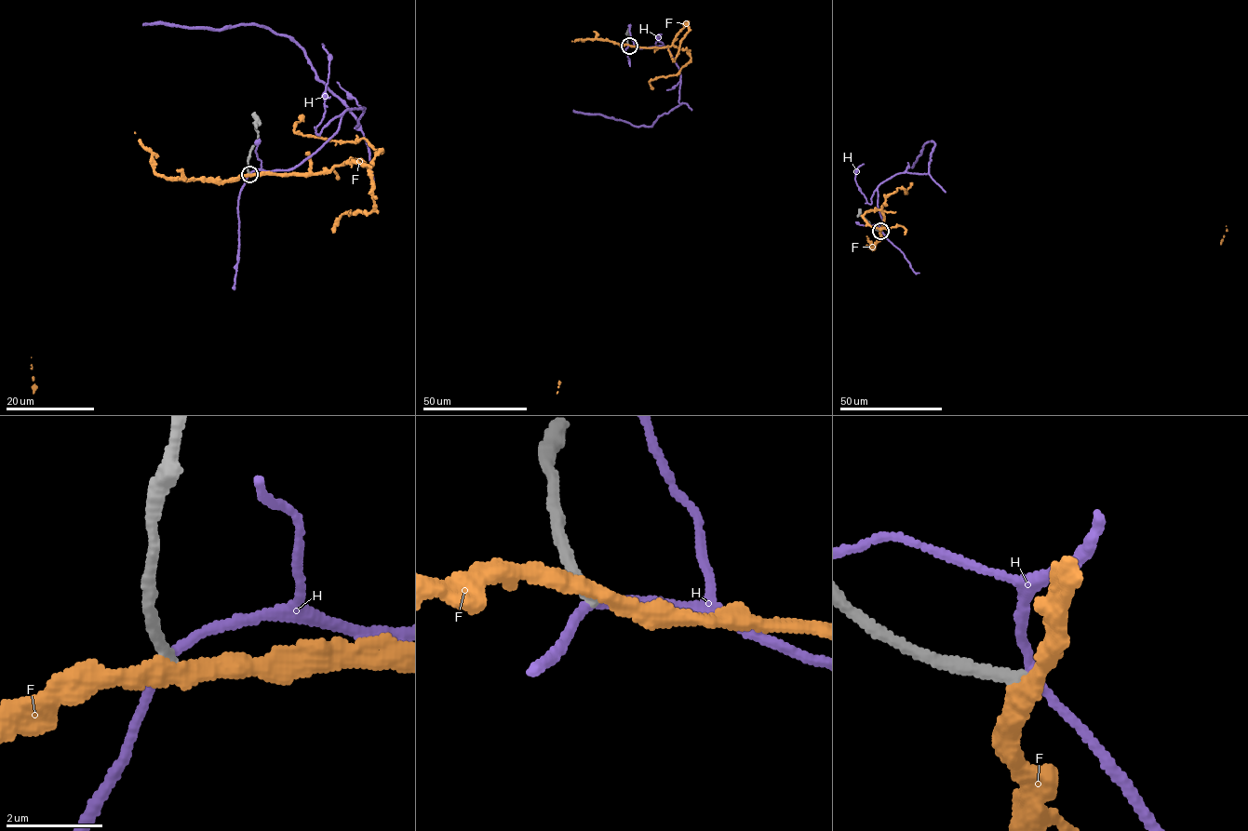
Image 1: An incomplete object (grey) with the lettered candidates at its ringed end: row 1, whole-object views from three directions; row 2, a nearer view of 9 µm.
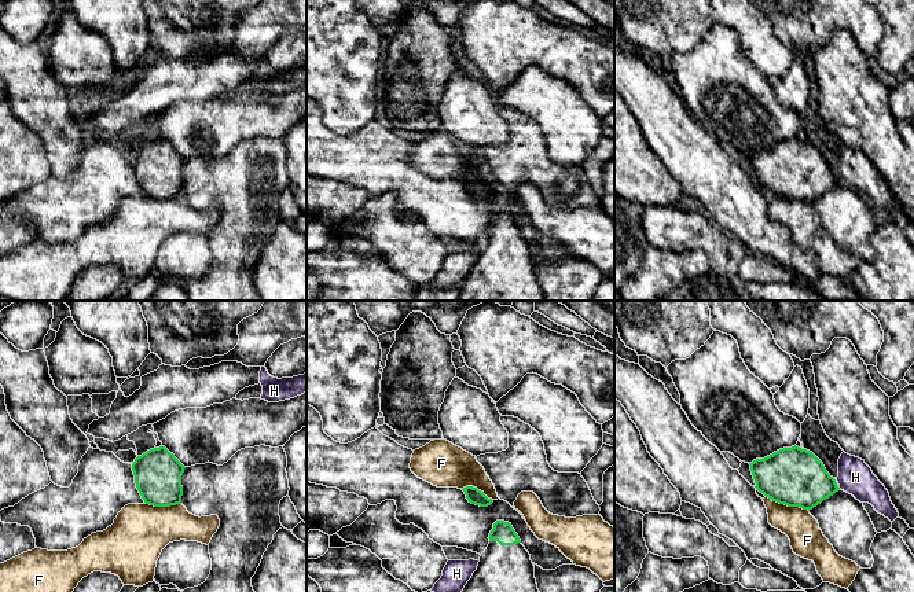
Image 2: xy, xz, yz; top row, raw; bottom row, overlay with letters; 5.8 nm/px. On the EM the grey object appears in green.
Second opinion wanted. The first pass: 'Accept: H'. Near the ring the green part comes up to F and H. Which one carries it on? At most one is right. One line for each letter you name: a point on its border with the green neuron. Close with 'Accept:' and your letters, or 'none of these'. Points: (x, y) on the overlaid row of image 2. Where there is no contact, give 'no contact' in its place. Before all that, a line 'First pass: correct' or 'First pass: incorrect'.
First pass: incorrect
Accept: none of these

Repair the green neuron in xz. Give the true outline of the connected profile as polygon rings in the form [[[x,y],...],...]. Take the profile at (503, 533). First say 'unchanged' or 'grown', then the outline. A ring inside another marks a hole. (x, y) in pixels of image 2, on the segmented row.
grown; [[[496,521],[477,570],[462,592],[539,592],[529,552],[511,523]]]

